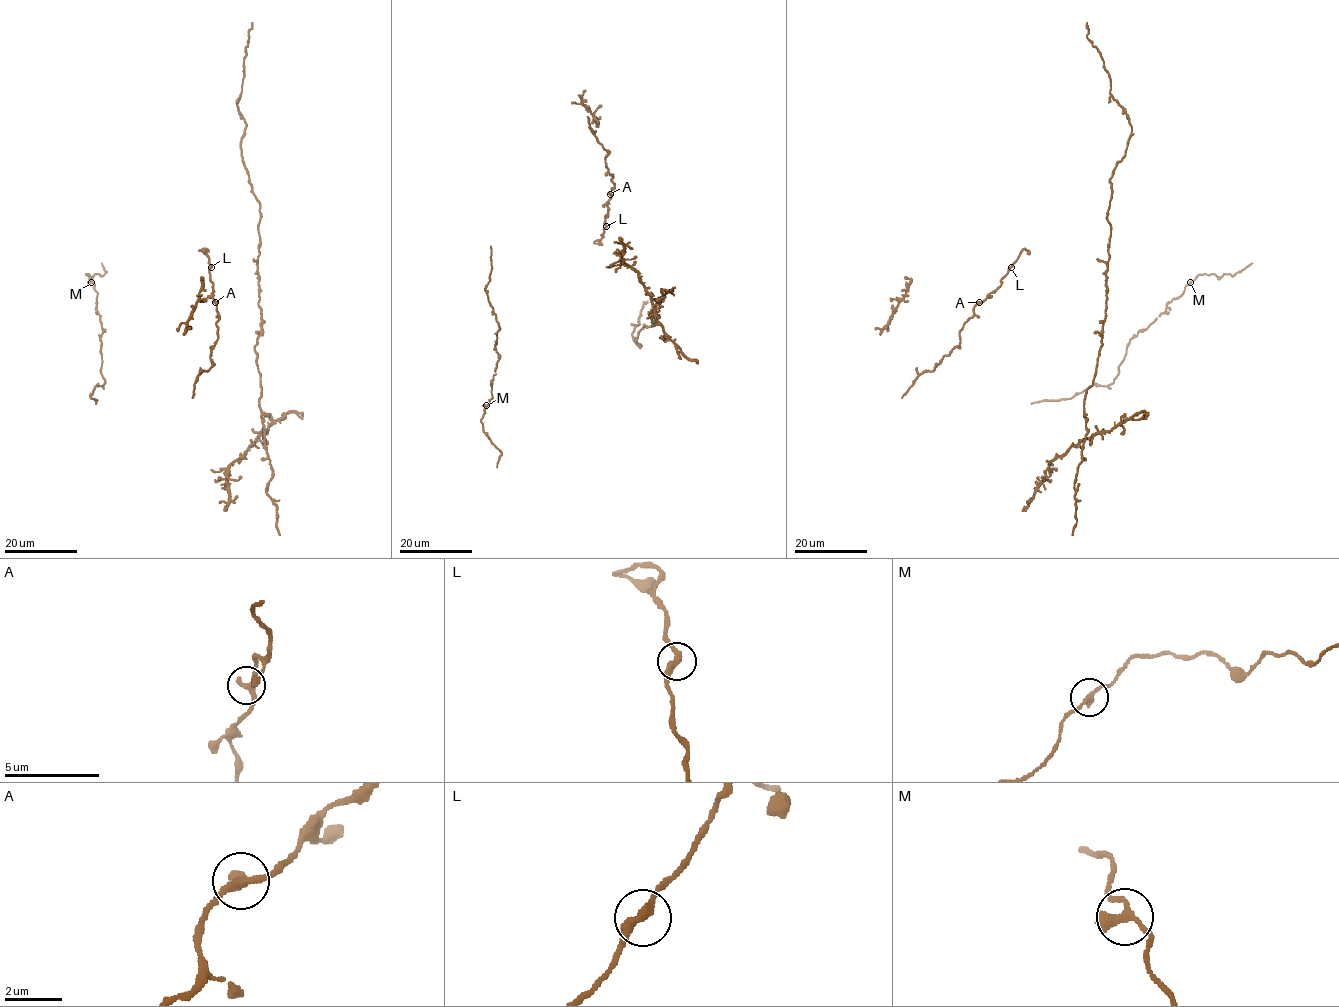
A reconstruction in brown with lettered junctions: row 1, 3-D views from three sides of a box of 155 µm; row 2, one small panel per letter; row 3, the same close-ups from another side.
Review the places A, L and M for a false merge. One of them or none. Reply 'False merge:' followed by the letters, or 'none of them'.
False merge: none of them

